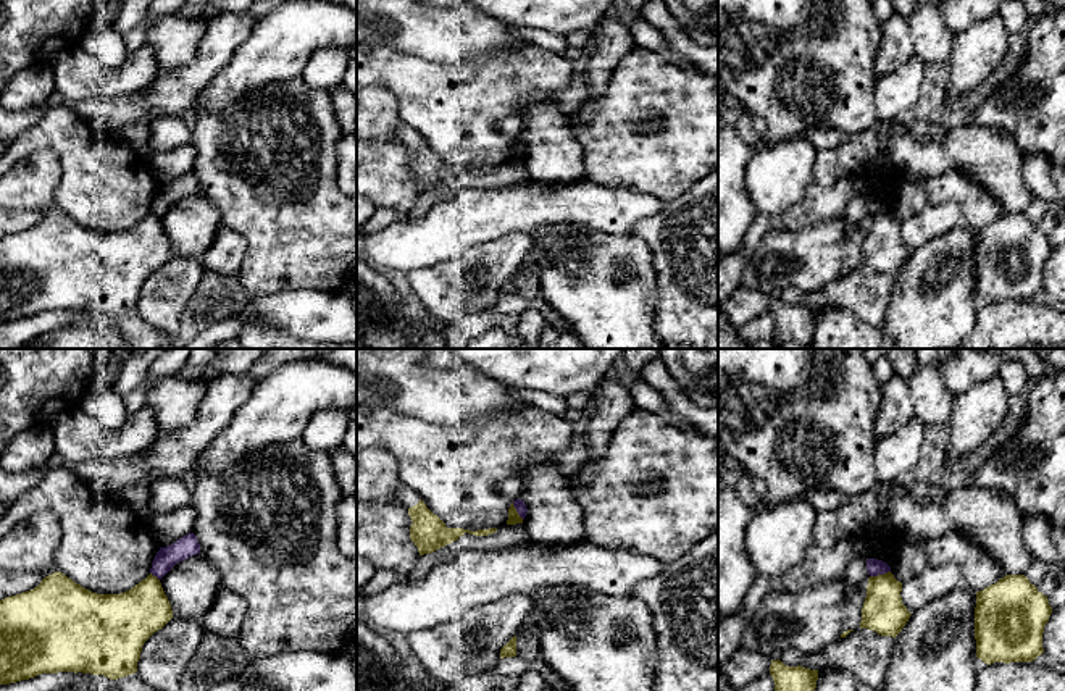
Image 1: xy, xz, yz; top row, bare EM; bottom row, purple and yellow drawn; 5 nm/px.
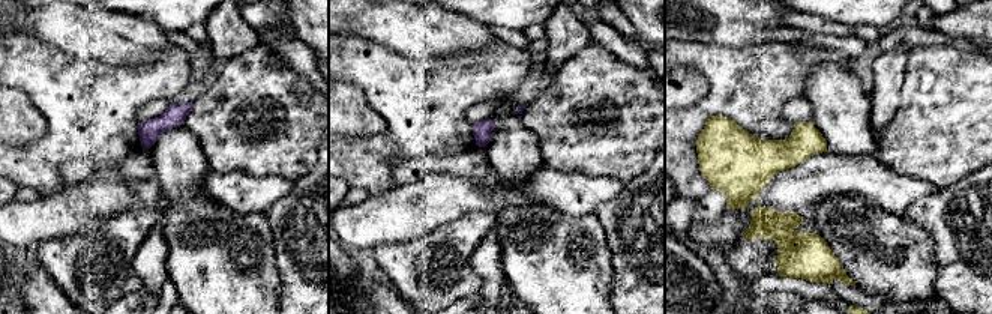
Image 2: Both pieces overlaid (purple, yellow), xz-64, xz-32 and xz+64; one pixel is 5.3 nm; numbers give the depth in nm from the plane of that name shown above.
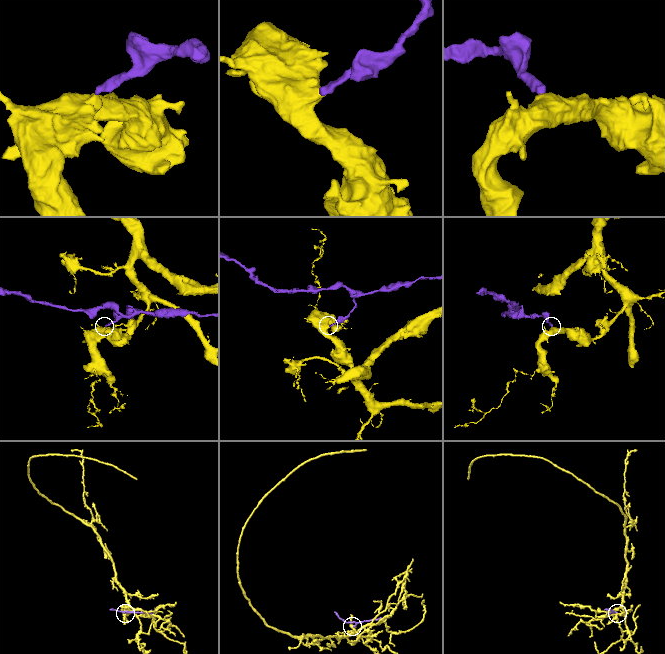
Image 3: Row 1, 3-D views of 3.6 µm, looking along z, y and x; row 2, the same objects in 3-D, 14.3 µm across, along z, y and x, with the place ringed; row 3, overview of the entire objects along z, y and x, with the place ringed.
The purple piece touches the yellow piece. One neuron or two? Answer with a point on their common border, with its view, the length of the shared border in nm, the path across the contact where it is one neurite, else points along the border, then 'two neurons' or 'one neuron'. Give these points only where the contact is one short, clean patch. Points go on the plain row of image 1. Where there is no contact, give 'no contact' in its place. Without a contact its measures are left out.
meets purple in yz at (880, 212); contact 110 nm long; border along yz (889, 209), (870, 215); two neurons

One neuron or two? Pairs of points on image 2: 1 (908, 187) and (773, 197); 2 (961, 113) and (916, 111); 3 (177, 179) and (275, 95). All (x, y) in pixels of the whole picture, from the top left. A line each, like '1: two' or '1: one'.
1: one
2: one
3: two

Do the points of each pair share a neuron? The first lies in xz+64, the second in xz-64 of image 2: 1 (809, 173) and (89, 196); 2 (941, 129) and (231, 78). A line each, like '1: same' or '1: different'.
1: same
2: same

